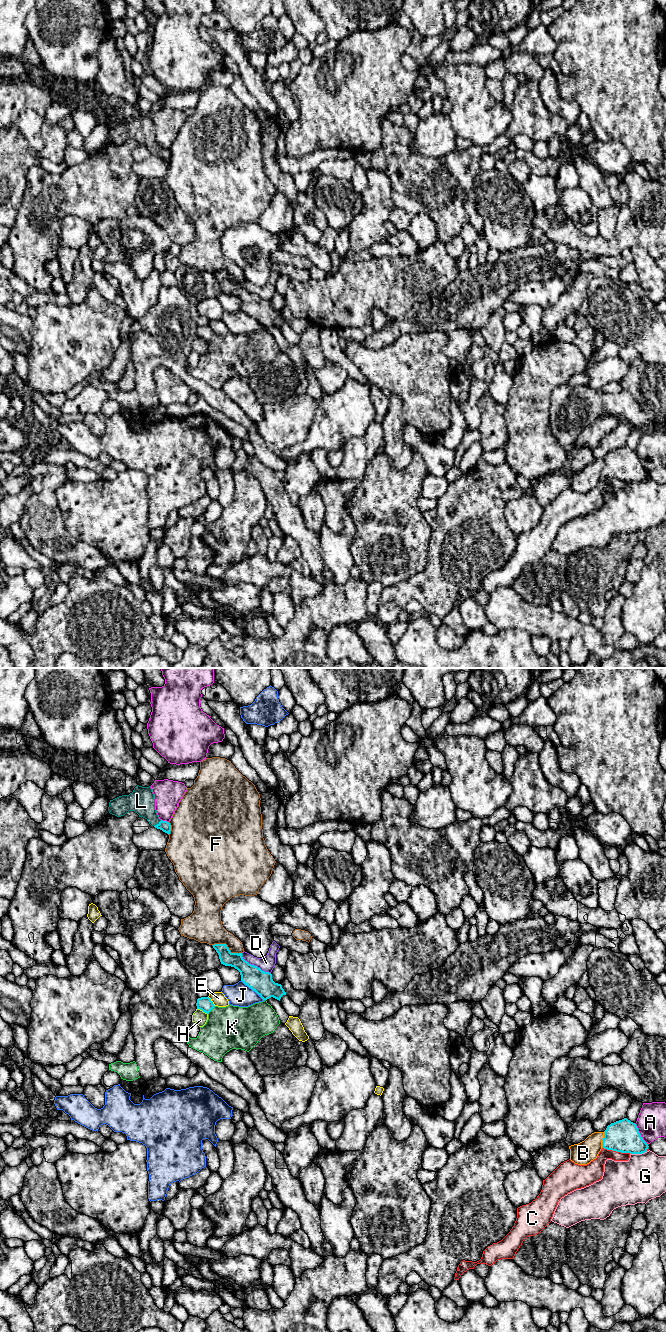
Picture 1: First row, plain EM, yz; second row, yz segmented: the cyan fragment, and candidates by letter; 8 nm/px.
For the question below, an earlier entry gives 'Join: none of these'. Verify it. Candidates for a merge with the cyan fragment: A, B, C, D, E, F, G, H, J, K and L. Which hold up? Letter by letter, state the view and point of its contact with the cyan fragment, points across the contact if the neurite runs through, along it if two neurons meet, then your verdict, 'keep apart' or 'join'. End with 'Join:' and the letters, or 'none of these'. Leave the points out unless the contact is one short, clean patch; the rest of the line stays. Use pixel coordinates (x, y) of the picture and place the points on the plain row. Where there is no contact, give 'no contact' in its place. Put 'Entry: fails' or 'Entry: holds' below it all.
A: contact yz (639, 461); keep apart
B: contact yz (602, 468); border yz (604, 460), (601, 475); keep apart
C: contact yz (616, 479); keep apart
D: contact yz (253, 293); border yz (241, 281), (241, 284), (249, 291), (270, 301); keep apart
E: contact yz (211, 329); keep apart
F: contact yz (227, 275); keep apart
G: contact yz (638, 481); keep apart
H: contact yz (202, 338); keep apart
J: contact yz (253, 318); keep apart
K: contact yz (210, 338); keep apart
L: contact yz (157, 152); way yz (165, 154), (157, 152), (141, 129); join
Join: L
Entry: fails

